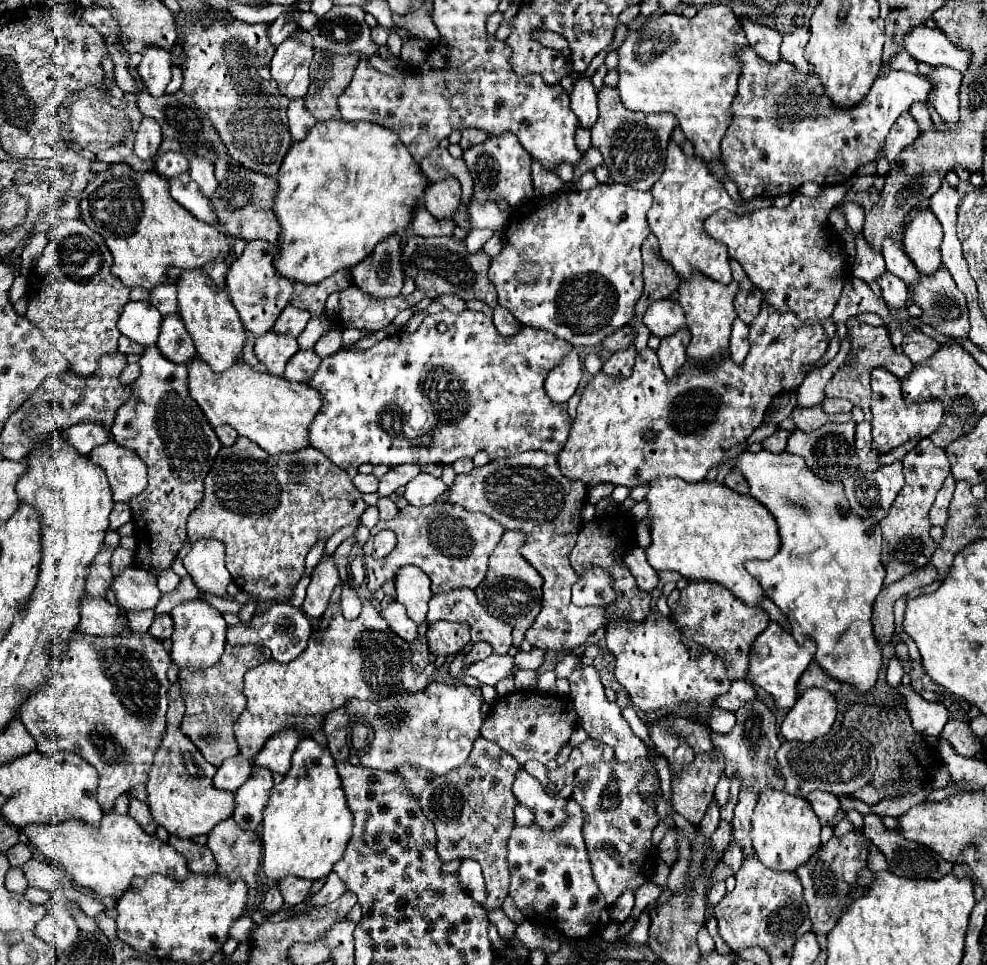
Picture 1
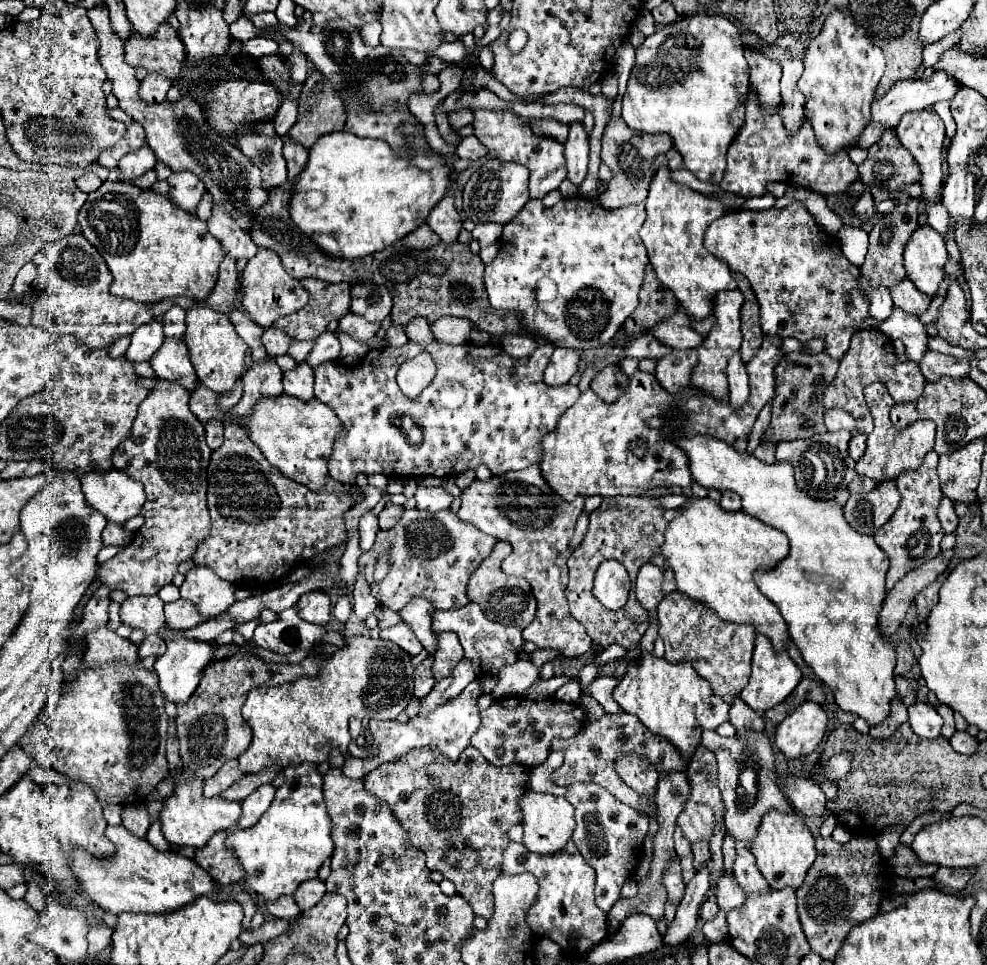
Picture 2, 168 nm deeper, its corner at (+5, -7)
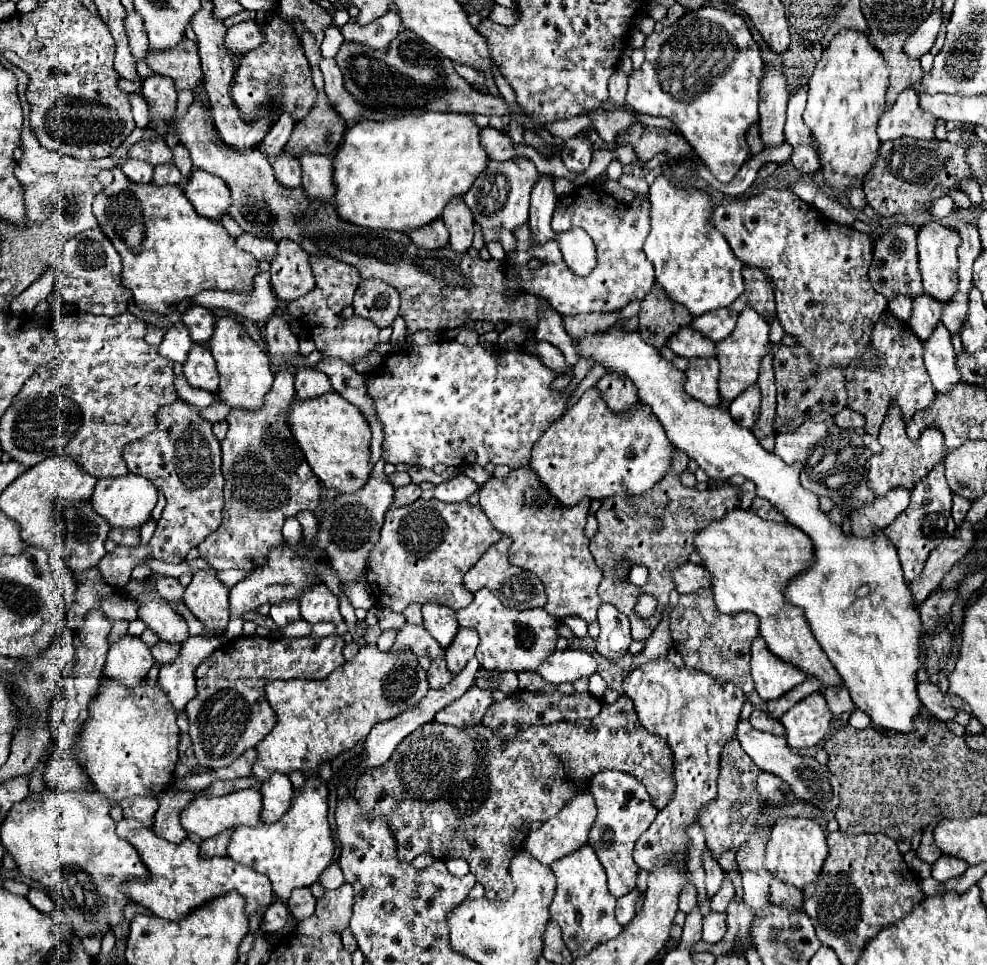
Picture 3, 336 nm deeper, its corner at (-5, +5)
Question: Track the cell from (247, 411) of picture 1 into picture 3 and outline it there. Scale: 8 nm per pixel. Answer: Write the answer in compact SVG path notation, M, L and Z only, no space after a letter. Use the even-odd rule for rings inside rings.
M329 392L315 400L293 400L289 408L291 432L303 450L309 466L325 488L337 492L357 492L371 476L371 430L357 406L347 402L341 394Z

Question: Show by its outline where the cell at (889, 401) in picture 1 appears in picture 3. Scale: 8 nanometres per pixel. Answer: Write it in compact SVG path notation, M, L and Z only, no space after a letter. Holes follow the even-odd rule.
M891 408L891 412L887 414L887 420L883 422L883 428L879 432L879 444L883 450L869 460L869 488L875 492L875 496L885 496L893 488L913 490L915 484L921 482L927 472L931 472L935 464L943 460L947 452L943 436L937 428L927 428L927 432L923 432L919 440L909 440L905 434L905 424L899 416L899 408Z

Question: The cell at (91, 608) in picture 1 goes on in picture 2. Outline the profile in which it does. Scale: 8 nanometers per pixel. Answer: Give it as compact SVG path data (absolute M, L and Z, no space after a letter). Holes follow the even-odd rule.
M101 626L101 628L95 628L91 632L85 634L85 646L87 646L87 652L85 652L85 660L87 660L87 666L97 666L97 664L105 664L109 660L137 660L137 646L127 640L127 638L121 638L115 634L115 630L107 628L107 626Z

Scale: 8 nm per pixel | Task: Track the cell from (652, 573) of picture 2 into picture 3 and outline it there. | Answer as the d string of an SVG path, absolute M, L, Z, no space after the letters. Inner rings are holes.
M691 562L681 564L675 570L673 580L675 580L675 588L679 594L689 594L689 592L695 592L699 588L711 586L711 574L707 572L707 568L691 564Z

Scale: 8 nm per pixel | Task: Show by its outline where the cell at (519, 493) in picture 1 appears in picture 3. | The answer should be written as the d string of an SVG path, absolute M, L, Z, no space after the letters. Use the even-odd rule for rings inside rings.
M529 468L511 470L507 478L491 478L481 486L479 496L481 510L491 524L501 534L513 538L509 562L541 578L549 598L545 610L559 620L565 616L579 616L587 622L597 620L597 608L601 604L597 586L603 576L595 566L589 552L589 538L583 532L589 514L589 500L581 500L571 508L559 506Z

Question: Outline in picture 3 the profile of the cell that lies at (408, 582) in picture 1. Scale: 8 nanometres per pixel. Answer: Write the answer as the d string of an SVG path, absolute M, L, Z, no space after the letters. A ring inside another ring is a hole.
M439 604L423 606L423 626L439 642L441 648L447 648L453 642L455 634L459 632L459 622L455 618L455 612Z

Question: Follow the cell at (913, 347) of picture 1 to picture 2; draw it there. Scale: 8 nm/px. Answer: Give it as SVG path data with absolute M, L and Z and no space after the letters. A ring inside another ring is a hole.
M927 350L923 358L917 362L917 366L927 380L939 380L941 376L965 378L969 372L969 360L953 358L947 354L933 352L933 350Z

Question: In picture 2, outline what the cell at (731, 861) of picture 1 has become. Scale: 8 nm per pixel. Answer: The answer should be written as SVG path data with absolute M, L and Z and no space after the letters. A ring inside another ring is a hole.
M723 872L717 882L715 882L715 896L717 896L717 902L719 902L719 908L723 908L725 912L729 908L737 908L743 900L745 900L745 894L743 894L743 888L737 884L735 876L729 874L729 872Z

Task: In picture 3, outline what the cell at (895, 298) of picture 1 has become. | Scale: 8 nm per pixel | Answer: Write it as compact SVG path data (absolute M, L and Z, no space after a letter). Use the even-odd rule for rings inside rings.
M943 324L925 342L925 366L931 376L931 384L937 394L947 394L955 384L961 382L961 374L955 362L955 350L951 344L951 334Z

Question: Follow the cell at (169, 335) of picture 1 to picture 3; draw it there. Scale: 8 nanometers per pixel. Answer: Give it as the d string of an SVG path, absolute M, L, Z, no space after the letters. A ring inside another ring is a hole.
M195 344L195 348L191 348L191 356L183 366L183 374L193 388L201 388L211 394L219 392L219 372L215 368L211 350L203 348L203 344Z

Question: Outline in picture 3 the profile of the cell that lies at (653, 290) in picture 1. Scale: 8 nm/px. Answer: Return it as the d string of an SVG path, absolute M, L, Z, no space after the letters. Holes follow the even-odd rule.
M659 284L641 302L639 332L655 348L665 348L667 340L691 322L693 316L681 304L671 304Z

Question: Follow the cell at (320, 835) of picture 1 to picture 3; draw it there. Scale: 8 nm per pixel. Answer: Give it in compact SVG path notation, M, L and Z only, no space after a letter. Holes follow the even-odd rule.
M317 776L307 778L305 786L295 794L295 804L291 804L291 810L281 822L259 822L255 828L235 828L227 846L227 856L265 874L273 886L273 892L287 900L295 888L317 882L321 872L331 864L333 838L327 822L327 808L327 784Z

